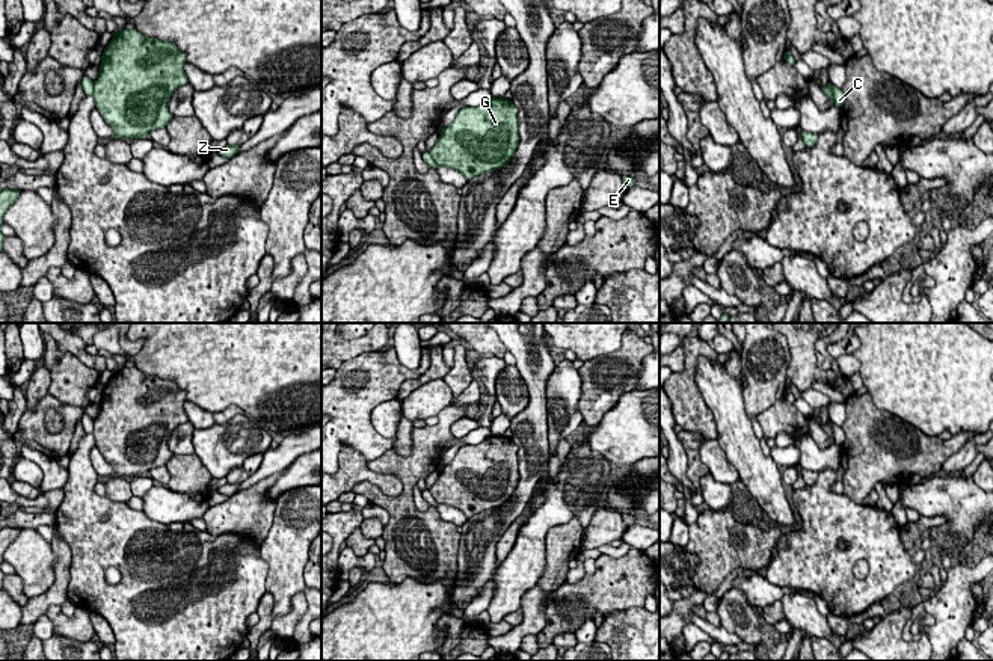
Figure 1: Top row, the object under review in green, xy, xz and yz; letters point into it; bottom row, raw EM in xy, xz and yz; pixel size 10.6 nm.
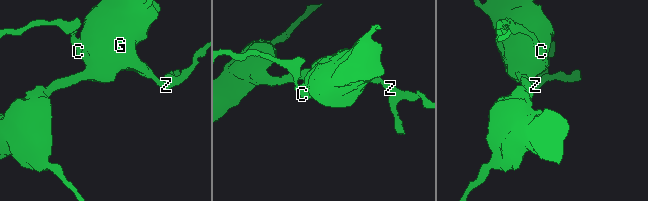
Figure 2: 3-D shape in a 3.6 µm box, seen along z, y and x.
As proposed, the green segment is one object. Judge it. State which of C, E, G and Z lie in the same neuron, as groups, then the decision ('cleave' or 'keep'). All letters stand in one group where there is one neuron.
C / E G Z; cleave

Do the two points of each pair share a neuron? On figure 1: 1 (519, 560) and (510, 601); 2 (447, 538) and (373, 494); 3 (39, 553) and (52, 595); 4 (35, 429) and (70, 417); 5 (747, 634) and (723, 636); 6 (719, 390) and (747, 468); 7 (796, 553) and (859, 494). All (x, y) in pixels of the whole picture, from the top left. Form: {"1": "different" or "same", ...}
{"1": "same", "2": "same", "3": "different", "4": "same", "5": "different", "6": "same", "7": "different"}

